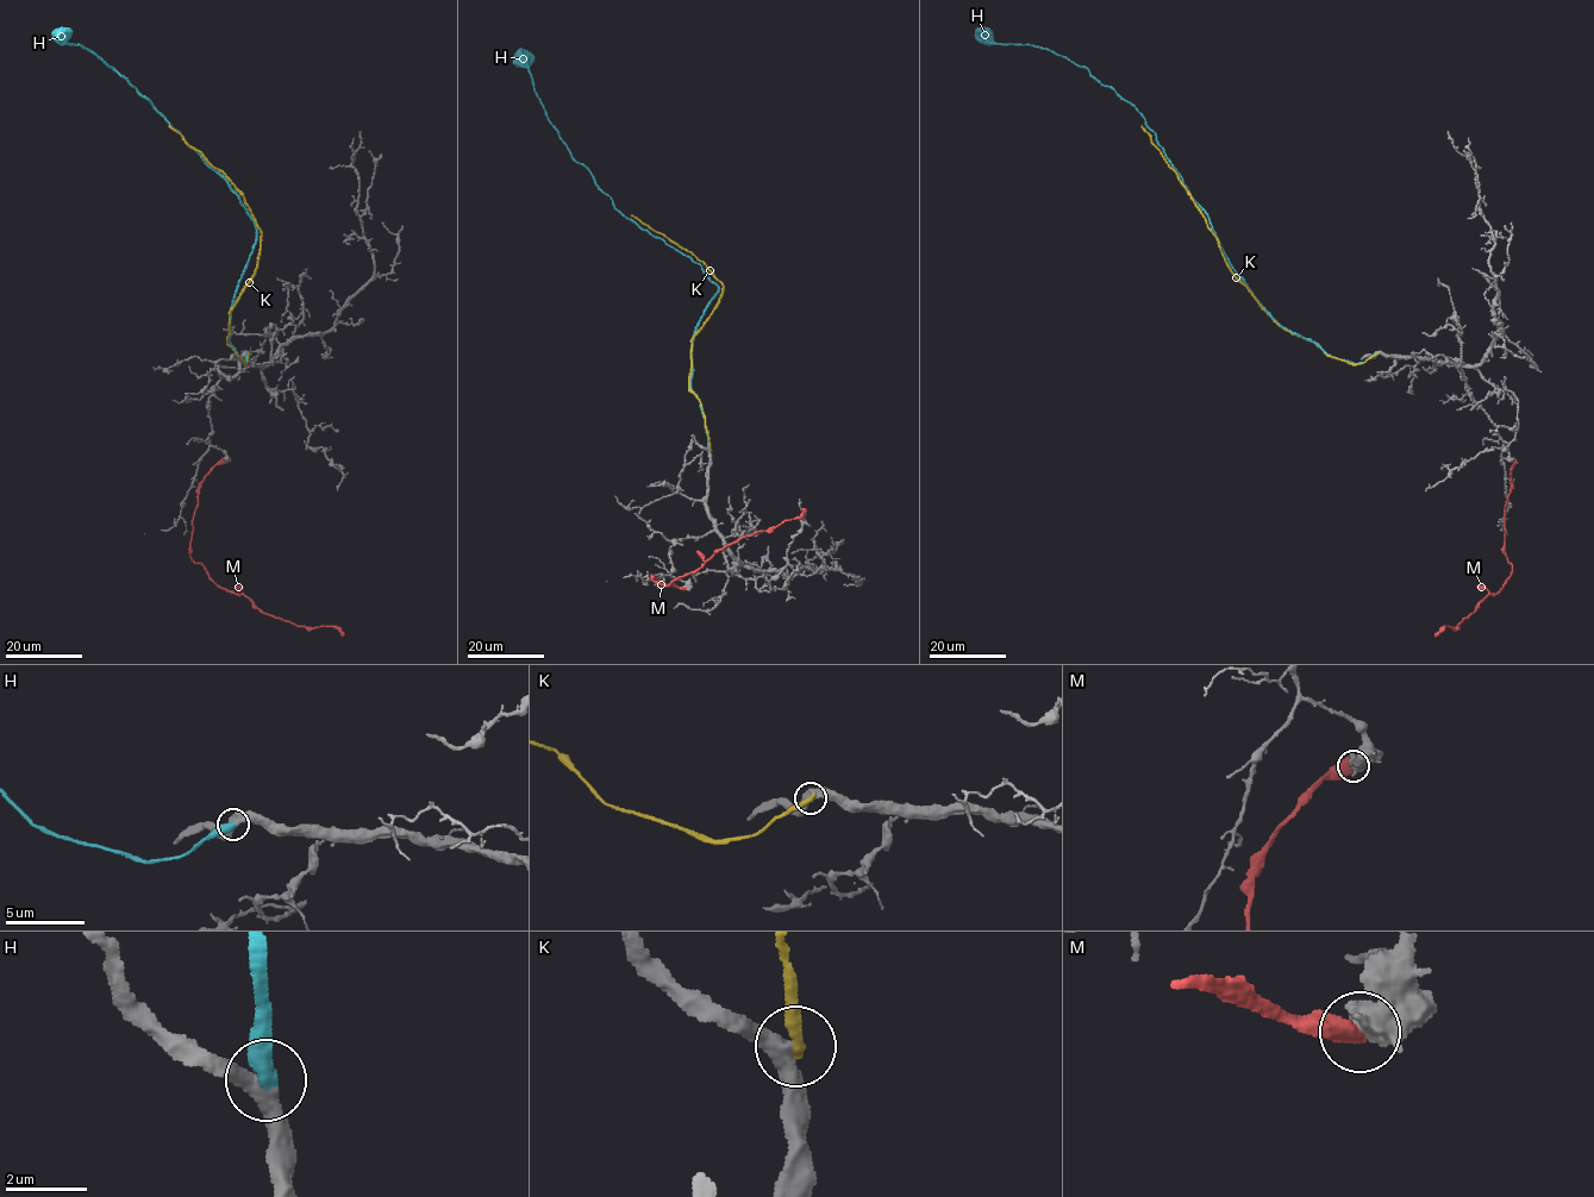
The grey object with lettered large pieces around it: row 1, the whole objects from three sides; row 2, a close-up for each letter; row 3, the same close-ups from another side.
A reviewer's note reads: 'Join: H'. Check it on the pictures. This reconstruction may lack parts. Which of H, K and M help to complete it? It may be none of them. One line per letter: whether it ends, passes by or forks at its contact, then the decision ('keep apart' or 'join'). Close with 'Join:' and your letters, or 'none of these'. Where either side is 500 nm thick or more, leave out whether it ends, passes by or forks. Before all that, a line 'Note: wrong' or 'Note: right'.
Note: right
H: join
K: it ends; keep apart
M: keep apart
Join: H

